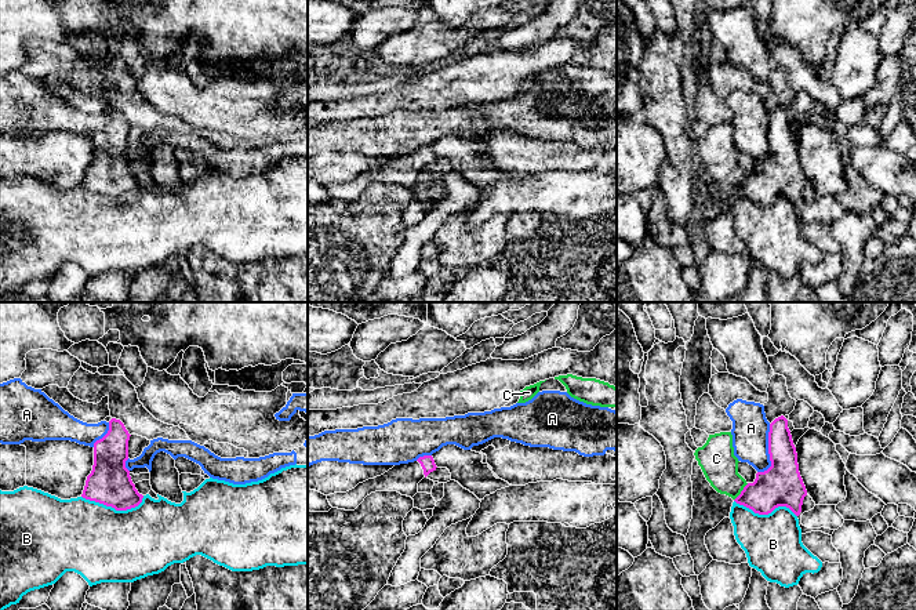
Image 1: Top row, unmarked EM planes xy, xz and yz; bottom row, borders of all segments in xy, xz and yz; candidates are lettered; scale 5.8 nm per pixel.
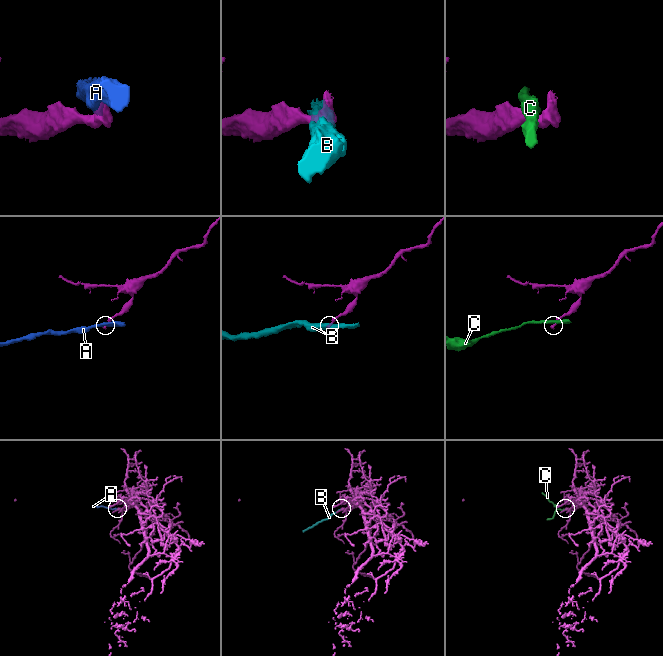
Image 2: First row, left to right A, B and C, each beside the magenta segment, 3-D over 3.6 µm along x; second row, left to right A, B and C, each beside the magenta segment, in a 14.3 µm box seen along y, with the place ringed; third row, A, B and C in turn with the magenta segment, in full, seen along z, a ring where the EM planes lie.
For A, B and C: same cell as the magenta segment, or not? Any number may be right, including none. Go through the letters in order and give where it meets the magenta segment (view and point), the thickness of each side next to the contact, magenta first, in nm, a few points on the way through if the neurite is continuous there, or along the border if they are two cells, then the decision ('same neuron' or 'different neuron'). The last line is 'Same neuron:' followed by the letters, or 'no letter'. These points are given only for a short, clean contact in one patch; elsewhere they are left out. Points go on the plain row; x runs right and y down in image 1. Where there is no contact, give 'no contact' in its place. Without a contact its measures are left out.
A: yz (769, 142) | 240/220 nm | along yz (770, 115), (770, 156), (758, 163) | different neuron
B: xy (113, 198) | 260/440 nm | different neuron
C: yz (741, 182) | 240/220 nm | along yz (748, 174), (734, 191) | different neuron
Same neuron: no letter

